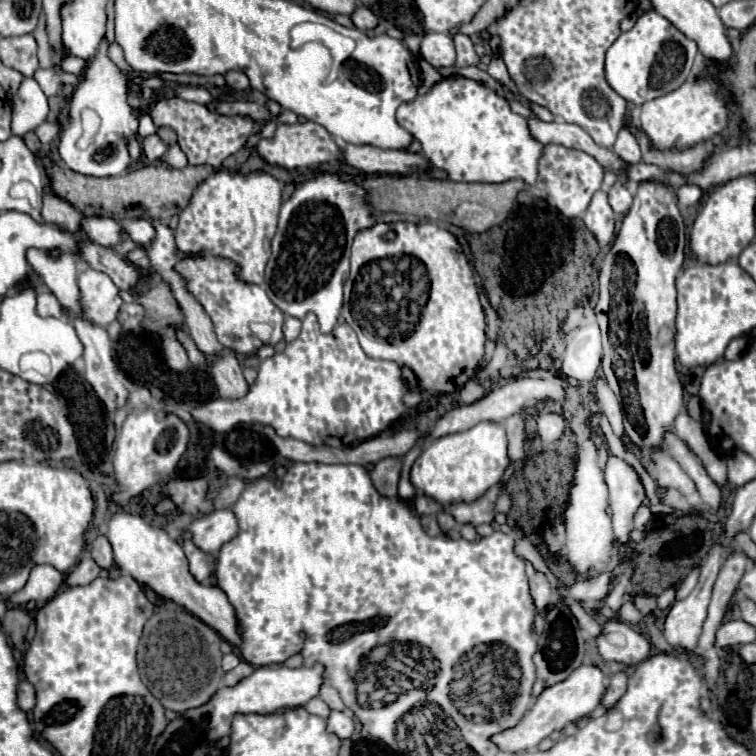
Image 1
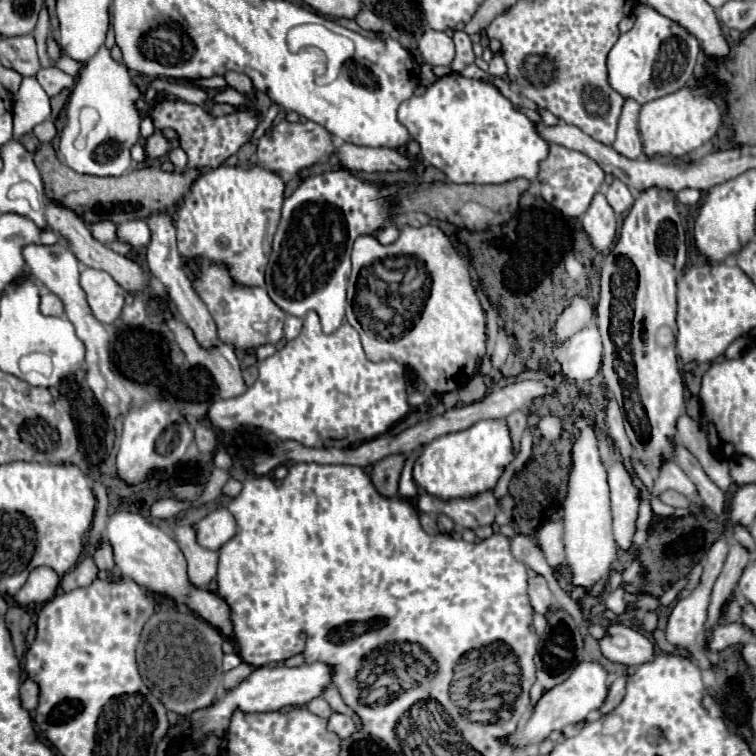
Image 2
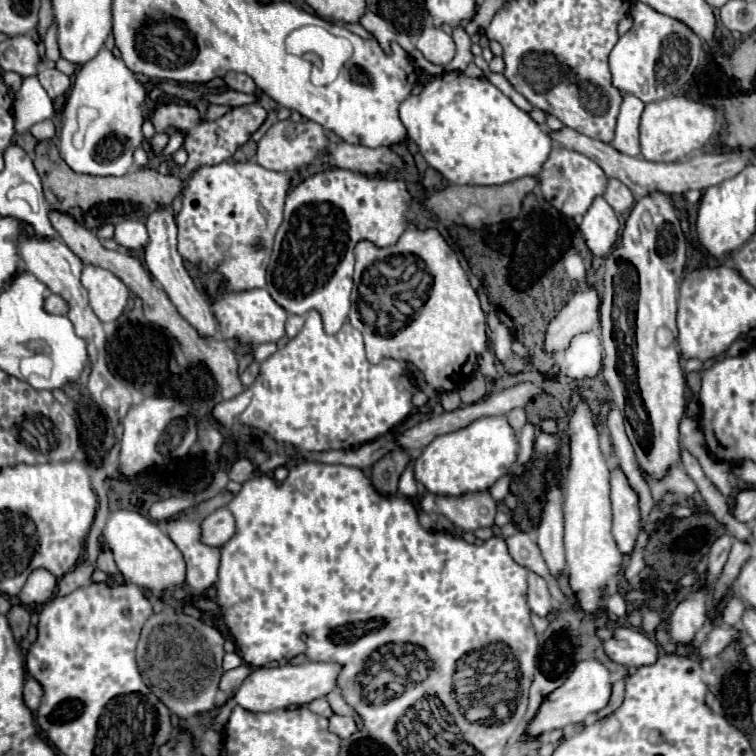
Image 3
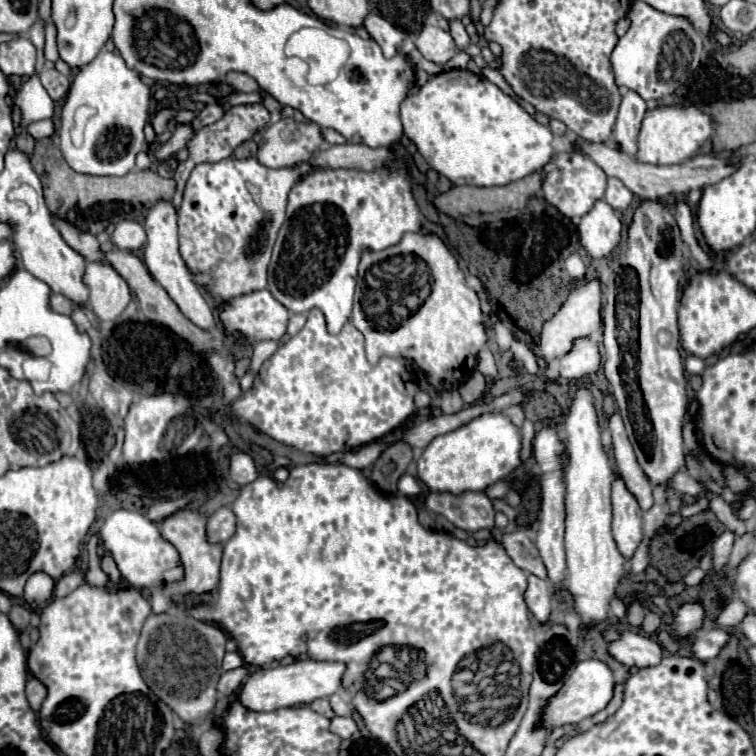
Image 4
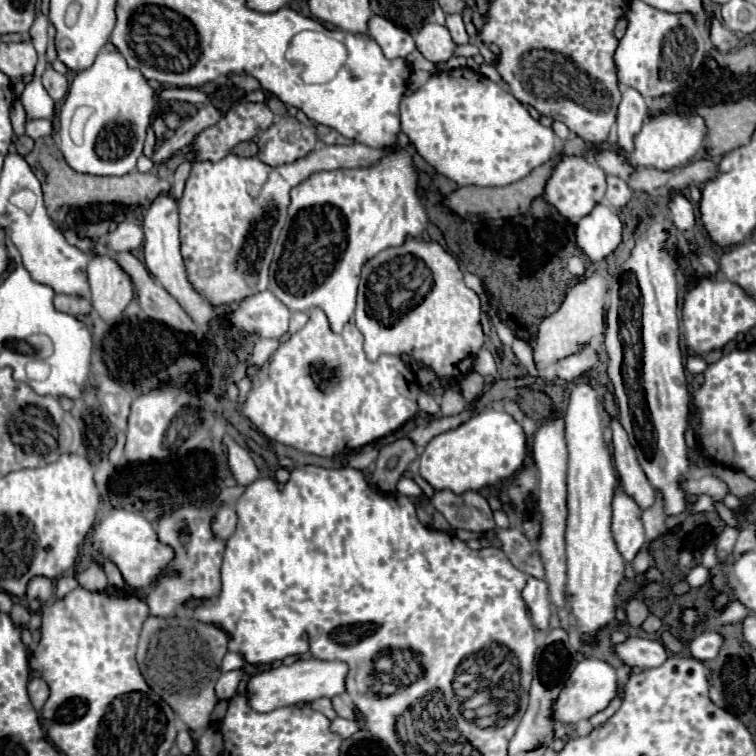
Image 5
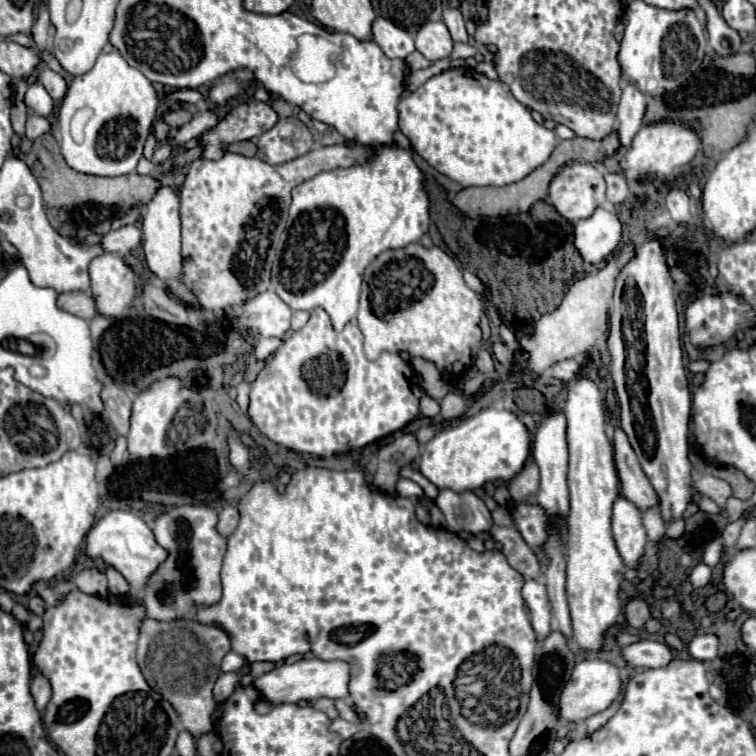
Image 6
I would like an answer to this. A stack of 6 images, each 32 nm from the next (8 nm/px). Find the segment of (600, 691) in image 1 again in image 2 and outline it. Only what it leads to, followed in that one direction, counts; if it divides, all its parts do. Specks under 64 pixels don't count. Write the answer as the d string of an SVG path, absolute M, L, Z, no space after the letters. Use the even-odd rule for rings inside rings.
M580 662L570 678L564 684L558 684L556 688L544 692L544 696L538 700L536 708L524 722L524 726L516 732L514 738L508 738L506 744L514 748L524 748L530 744L542 742L552 730L562 730L568 724L580 724L586 720L586 714L592 710L600 710L608 696L608 672L598 662Z

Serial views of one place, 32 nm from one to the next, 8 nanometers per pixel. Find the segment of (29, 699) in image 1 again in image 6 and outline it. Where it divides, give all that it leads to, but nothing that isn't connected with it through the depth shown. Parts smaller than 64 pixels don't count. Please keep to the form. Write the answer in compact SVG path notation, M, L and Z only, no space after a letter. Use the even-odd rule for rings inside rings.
M40 670L34 674L34 680L32 680L30 690L32 690L32 696L36 700L36 708L40 712L44 712L44 708L48 706L48 700L52 698L52 686L48 684L48 678Z

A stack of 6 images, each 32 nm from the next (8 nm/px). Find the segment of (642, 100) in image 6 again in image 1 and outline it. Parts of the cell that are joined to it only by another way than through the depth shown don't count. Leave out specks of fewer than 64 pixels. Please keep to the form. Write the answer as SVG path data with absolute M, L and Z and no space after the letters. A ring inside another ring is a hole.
M628 106L626 108L626 124L624 128L618 132L618 140L614 144L614 152L624 158L626 162L634 164L642 158L642 152L640 152L640 144L636 140L636 134L632 132L632 122L634 122L634 106Z

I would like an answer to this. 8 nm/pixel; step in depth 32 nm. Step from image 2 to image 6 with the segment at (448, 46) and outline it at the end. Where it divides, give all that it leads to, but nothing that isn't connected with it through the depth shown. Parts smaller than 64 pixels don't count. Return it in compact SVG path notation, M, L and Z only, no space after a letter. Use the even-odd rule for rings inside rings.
M440 20L426 22L416 34L416 48L432 62L450 56L452 44L452 36Z

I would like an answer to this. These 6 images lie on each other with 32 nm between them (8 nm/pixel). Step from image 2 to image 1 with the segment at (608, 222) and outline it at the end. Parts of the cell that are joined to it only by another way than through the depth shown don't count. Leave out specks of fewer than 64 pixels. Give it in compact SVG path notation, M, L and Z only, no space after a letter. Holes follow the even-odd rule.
M598 190L592 196L592 202L584 214L584 224L588 228L588 232L592 232L592 236L596 238L598 246L604 248L612 242L614 238L614 230L616 230L616 222L614 222L614 212L608 204L606 192Z

